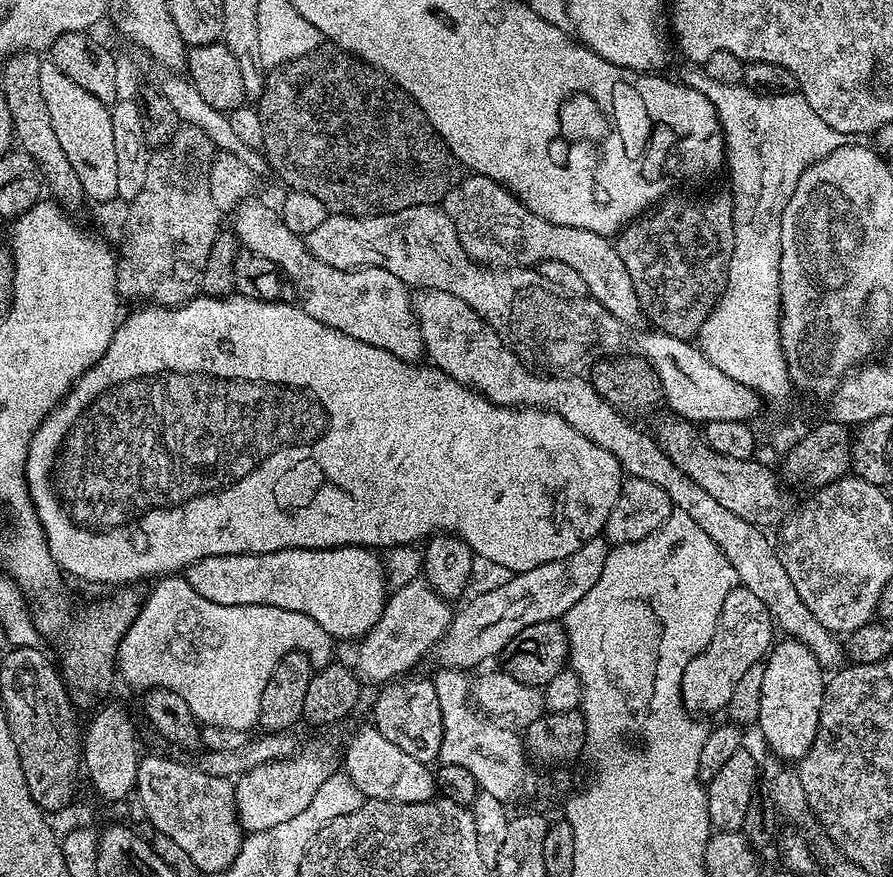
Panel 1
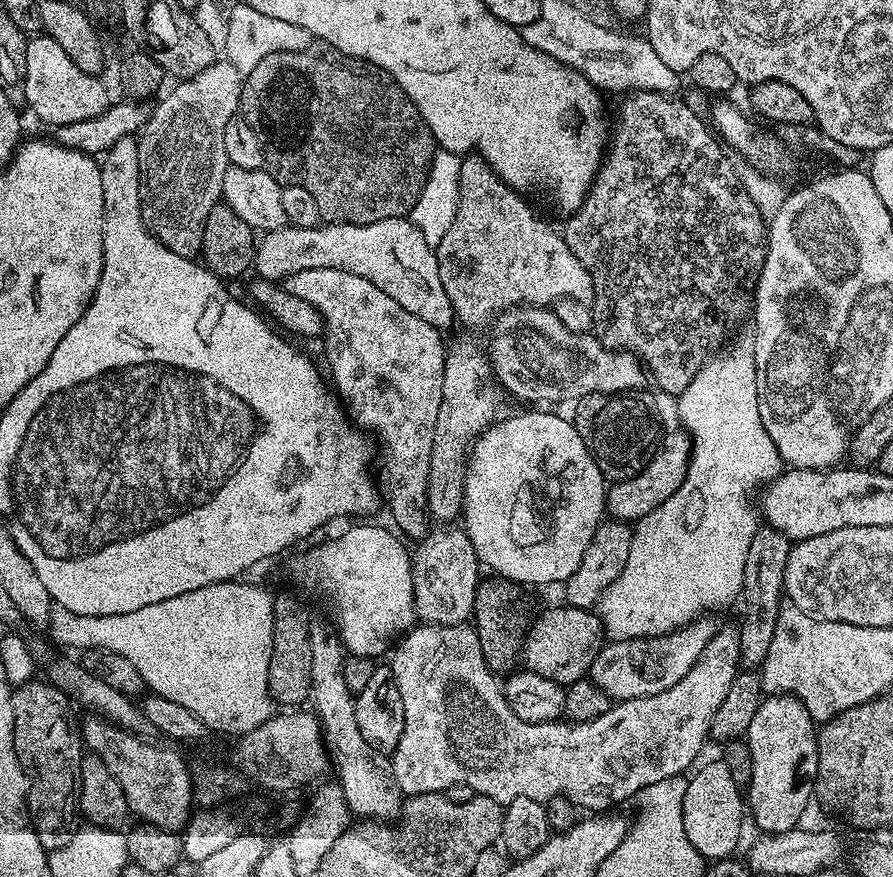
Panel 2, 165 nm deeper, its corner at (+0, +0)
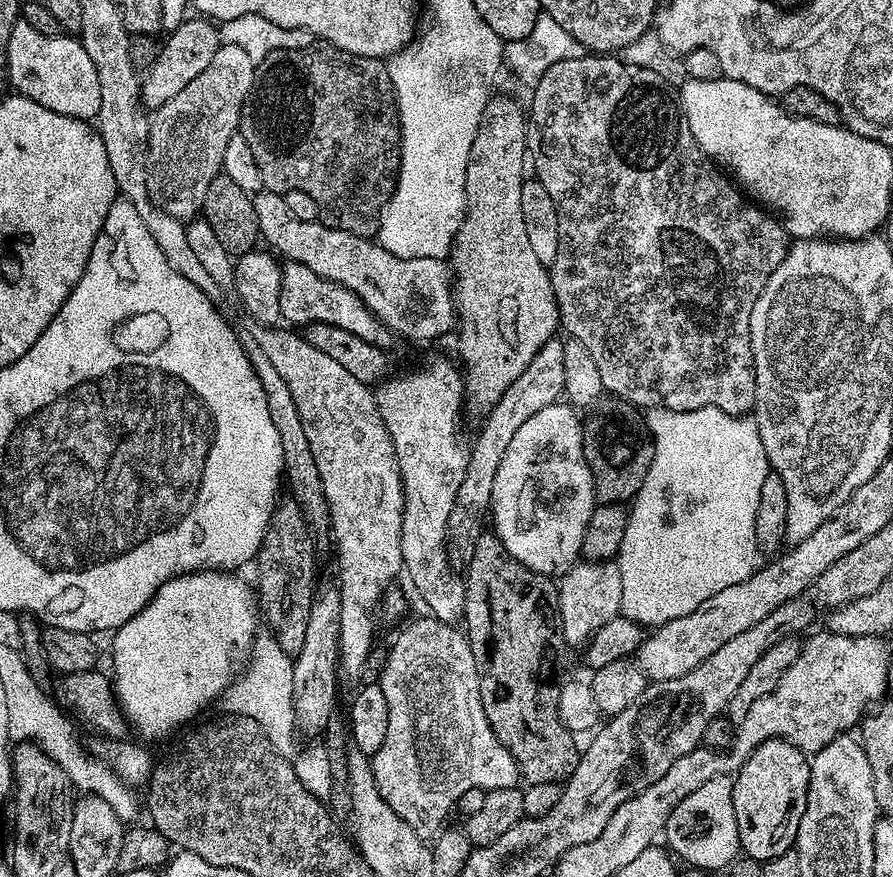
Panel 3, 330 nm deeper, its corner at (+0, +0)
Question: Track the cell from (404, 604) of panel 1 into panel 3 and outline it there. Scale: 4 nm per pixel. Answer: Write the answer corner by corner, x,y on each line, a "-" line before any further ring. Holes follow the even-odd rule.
549,338
546,346
534,354
530,366
518,374
518,379
512,383
510,390
498,398
498,402
488,415
483,417
480,433
470,444
468,453
468,466
466,478
462,478
462,486
458,486
458,498
454,498
454,510
450,510
448,523
448,539
477,540
486,524
486,517
492,507
492,491
494,490
494,474
498,474
498,466
502,466
502,458
510,447
510,441
522,425
538,410
546,410
546,406
557,403
565,395
564,383
566,382
565,359
563,348
565,341
560,338

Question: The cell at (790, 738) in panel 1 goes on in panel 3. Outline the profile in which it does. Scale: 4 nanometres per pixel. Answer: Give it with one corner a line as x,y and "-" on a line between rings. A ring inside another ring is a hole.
767,740
750,754
732,781
734,818
738,818
738,838
743,855
749,860
765,861
786,854
794,847
798,822
806,810
810,782
809,757
789,740

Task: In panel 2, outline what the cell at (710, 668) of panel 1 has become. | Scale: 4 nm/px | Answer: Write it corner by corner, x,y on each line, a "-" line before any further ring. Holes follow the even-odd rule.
417,623
415,627
404,633
399,643
395,645
391,656
390,667
393,678
396,680
398,692
401,694
402,706
405,708
405,724
402,726
401,737
398,738
397,749
394,750
390,759
396,785
400,787
401,793
405,797
430,794
431,792
444,794
455,784
465,784
472,788
473,793
494,798
502,805
509,804
514,798
527,797
547,802
556,796
564,796
570,802
574,802
577,809
589,808
587,811
592,814
600,814
605,810
615,809
612,808
615,804
620,804
623,800
630,799
631,796
632,799
639,797
640,792
646,786
654,786
654,782
662,782
666,778
674,778
687,773
701,759
701,757
699,758
700,751
704,748
704,739
706,741
709,739
714,714
718,714
718,706
722,706
726,694
730,694
730,686
734,682
737,672
741,671
742,668
739,627
724,628
722,626
717,629
714,638
710,638
710,642
706,642
706,650
702,650
702,654
698,658
698,662
694,662
690,674
686,674
686,678
682,678
682,682
674,682
674,686
670,686
670,690
662,690
662,694
650,694
646,698
630,698
613,703
612,708
606,710
606,714
602,714
590,722
574,724
571,722
552,723
544,721
541,724
535,724
534,722
522,721
521,718
518,718
518,714
511,709
511,706
507,704
501,681
498,679
497,673
488,667
486,658
482,654
482,646
478,642
476,629
467,623
451,624
450,626

